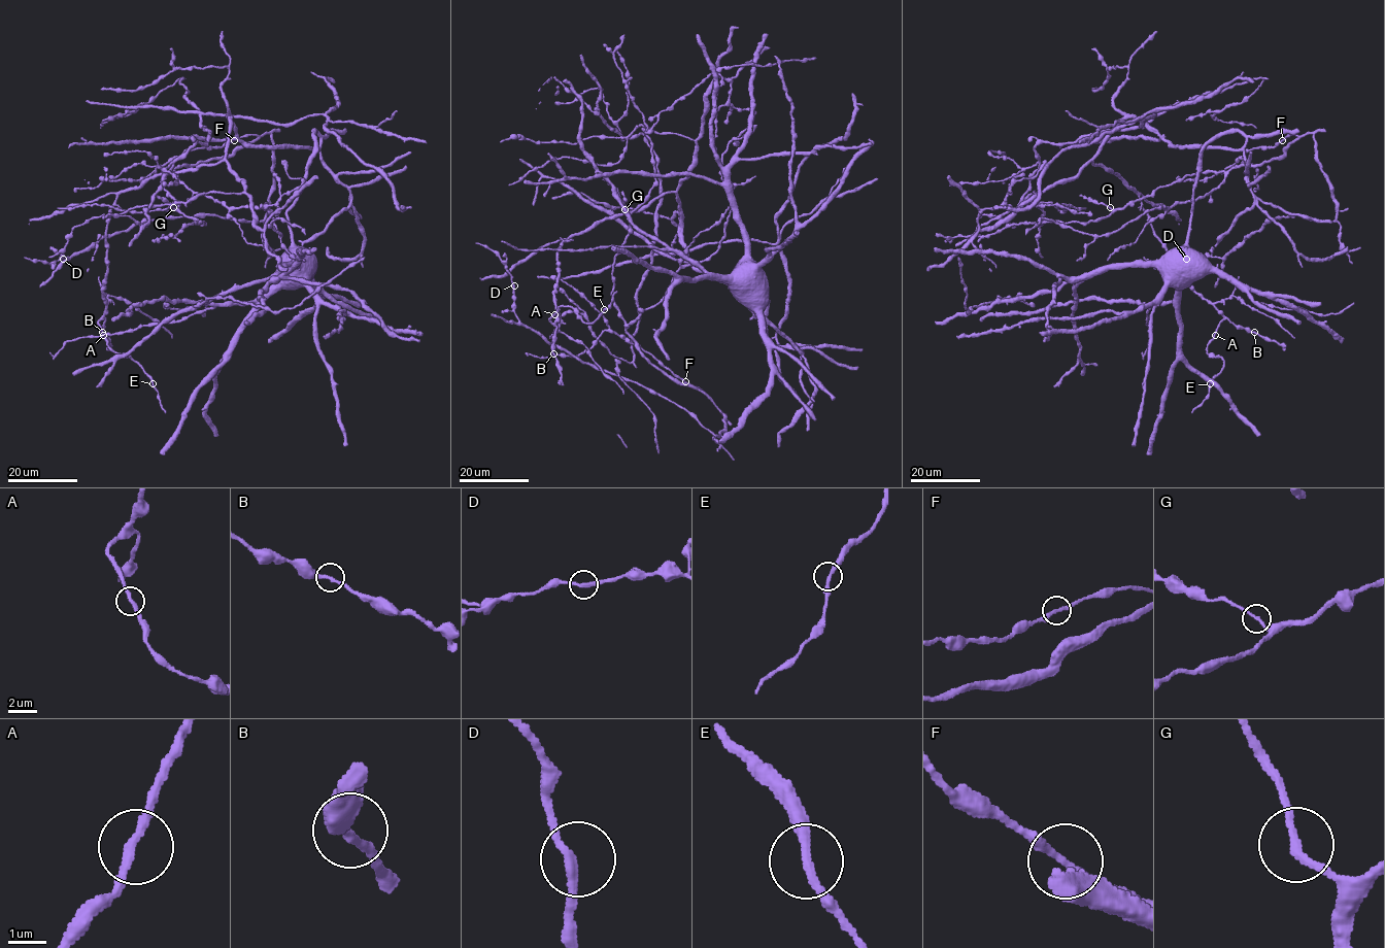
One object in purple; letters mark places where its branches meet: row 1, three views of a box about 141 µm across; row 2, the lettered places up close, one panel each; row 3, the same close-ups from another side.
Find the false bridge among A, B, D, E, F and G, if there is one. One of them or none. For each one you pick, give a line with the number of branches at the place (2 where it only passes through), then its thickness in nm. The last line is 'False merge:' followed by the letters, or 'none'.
False merge: none

